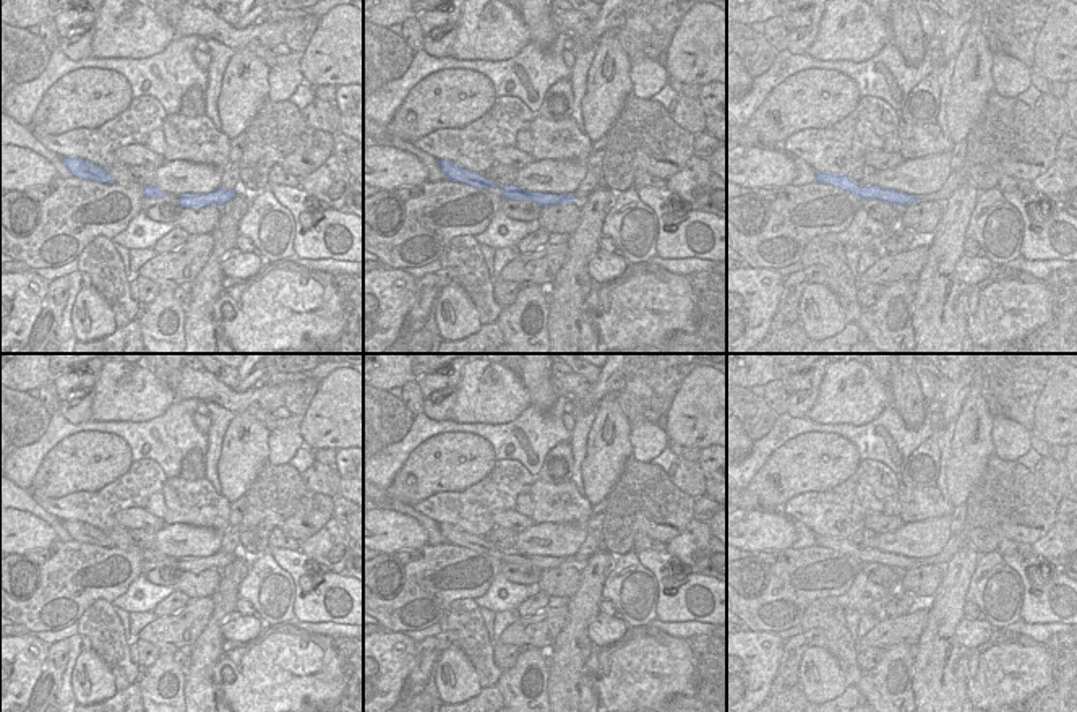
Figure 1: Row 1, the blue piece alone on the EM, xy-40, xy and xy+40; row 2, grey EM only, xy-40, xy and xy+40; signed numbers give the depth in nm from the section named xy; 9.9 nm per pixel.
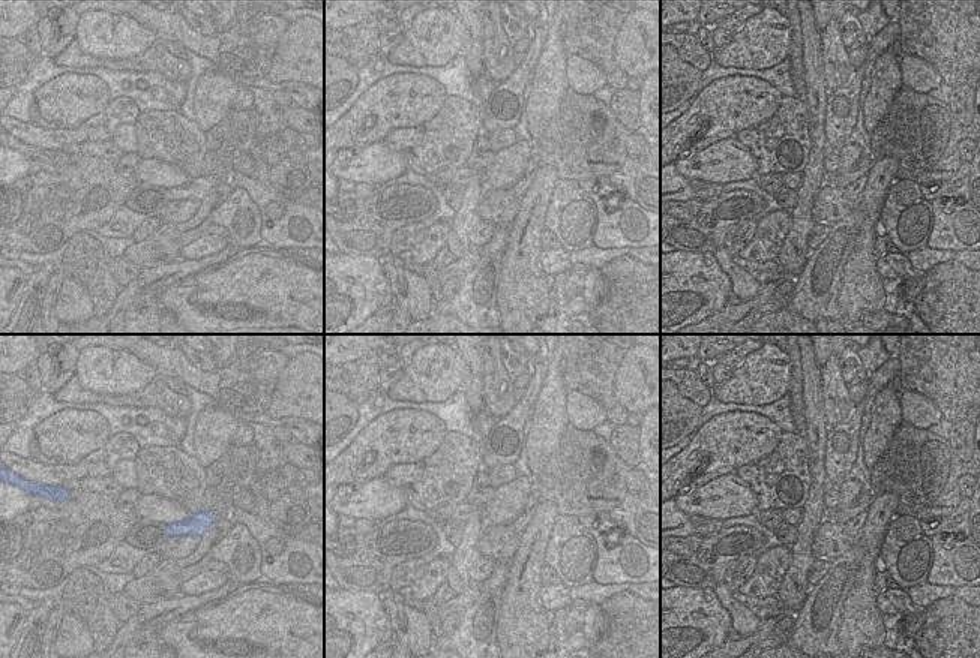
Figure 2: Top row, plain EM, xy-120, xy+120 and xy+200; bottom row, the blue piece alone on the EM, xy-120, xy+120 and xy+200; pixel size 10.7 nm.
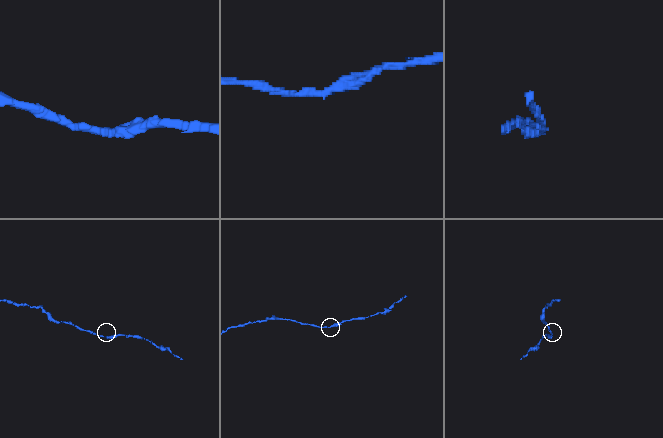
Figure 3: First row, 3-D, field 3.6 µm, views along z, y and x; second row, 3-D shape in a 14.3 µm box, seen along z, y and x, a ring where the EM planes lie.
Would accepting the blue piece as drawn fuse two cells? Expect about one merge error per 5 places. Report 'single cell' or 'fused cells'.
single cell

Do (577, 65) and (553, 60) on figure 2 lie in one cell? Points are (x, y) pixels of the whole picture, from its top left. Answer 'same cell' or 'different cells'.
different cells

